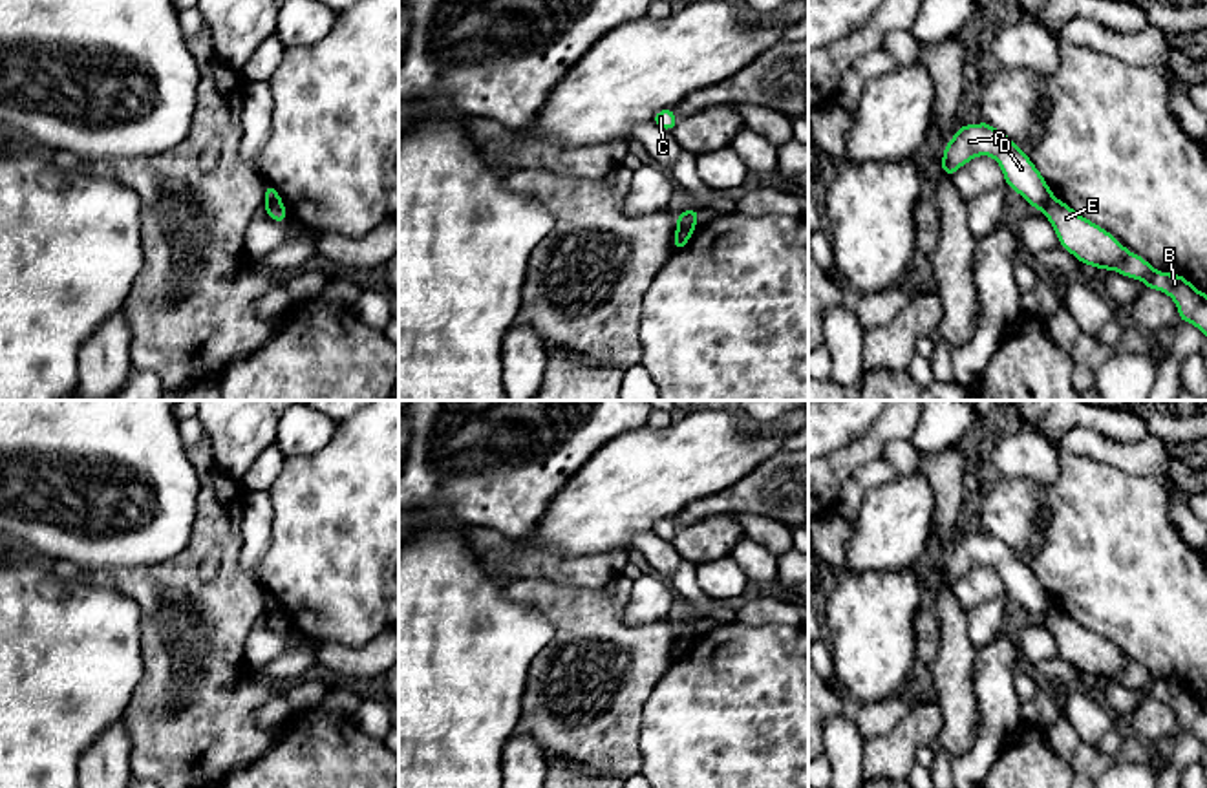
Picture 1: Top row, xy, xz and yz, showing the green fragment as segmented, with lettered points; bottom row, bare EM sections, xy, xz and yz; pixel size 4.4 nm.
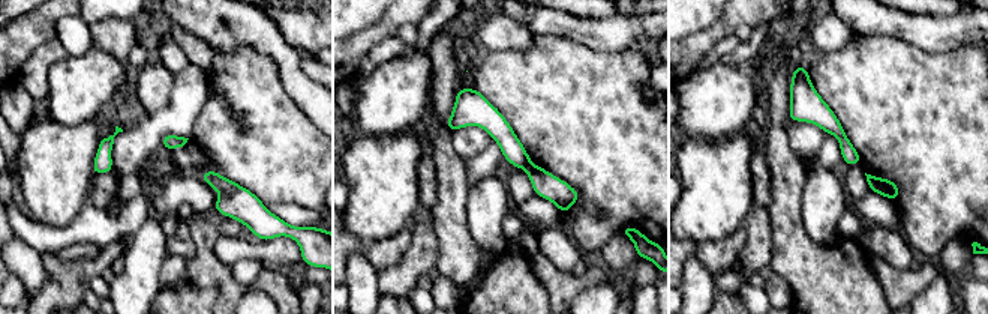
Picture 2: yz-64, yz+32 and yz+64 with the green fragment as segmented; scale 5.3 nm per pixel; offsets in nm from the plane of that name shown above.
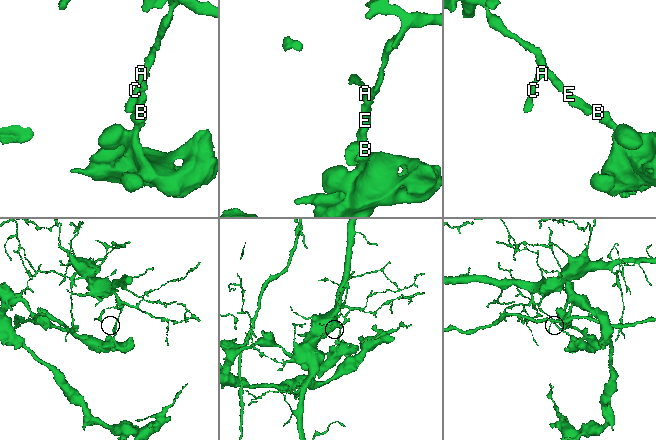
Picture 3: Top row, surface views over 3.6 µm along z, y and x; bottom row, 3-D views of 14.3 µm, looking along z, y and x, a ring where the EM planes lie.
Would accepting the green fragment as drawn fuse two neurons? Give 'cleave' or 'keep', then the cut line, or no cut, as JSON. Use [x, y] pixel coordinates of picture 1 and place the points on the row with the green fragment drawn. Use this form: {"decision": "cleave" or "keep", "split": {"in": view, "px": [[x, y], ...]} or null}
{"decision": "cleave", "split": {"in": "xz", "px": [[677, 227], [694, 229]]}}

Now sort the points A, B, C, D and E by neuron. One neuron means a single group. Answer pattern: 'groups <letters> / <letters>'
groups A C D / B E

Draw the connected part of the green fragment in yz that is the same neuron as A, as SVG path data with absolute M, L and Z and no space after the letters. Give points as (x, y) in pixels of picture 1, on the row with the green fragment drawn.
M988 121L962 124L958 128L944 146L942 172L953 177L960 166L978 155L993 157L1000 165L1004 183L1020 194L1031 208L1041 210L1053 197L1053 192L1033 161L1011 137L993 128Z

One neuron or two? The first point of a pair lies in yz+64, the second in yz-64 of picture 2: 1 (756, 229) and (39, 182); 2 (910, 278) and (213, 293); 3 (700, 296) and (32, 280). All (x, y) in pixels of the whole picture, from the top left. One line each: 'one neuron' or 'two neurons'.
1: two neurons
2: two neurons
3: one neuron

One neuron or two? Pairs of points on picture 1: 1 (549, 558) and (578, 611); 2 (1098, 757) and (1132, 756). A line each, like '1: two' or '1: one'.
1: two
2: one

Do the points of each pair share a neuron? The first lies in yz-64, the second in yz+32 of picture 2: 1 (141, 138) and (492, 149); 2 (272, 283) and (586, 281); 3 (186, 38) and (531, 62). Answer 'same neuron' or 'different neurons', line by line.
1: different neurons
2: same neuron
3: different neurons

